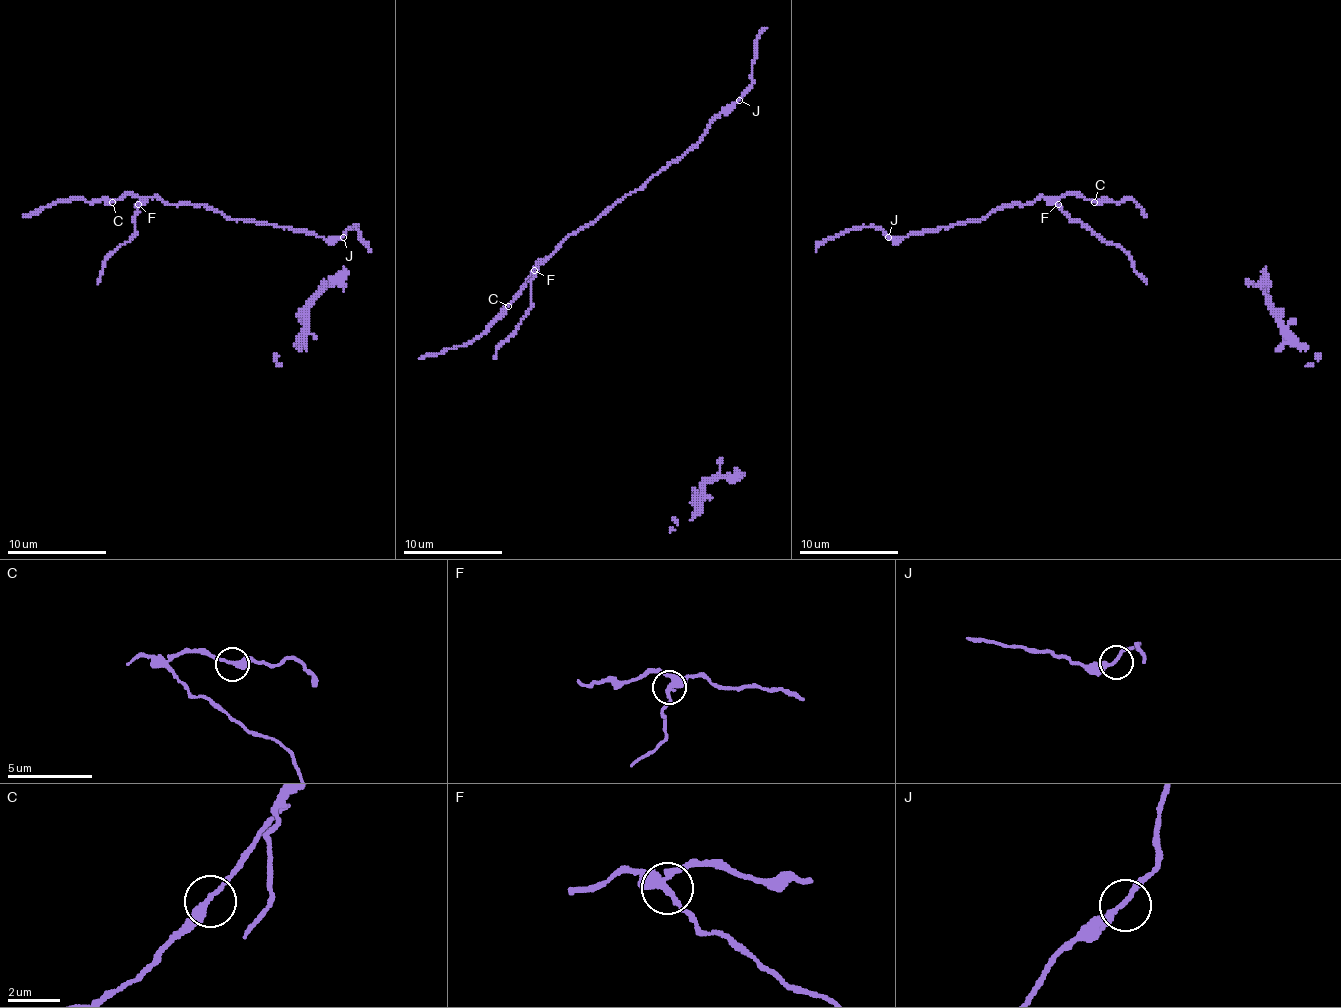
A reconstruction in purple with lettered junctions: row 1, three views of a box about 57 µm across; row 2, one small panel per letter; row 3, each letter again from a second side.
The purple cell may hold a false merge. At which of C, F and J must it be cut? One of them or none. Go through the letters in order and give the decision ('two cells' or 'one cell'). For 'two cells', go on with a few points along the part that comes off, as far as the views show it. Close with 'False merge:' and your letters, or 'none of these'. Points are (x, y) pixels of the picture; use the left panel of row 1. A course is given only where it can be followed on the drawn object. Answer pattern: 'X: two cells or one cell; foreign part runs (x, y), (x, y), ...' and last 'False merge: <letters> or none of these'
C: one cell
F: two cells; foreign part runs (137, 204), (132, 237), (105, 261), (98, 284)
J: one cell
False merge: F

